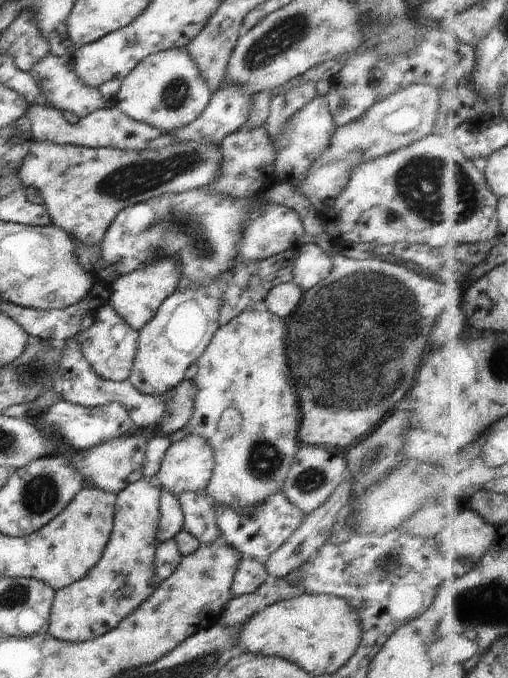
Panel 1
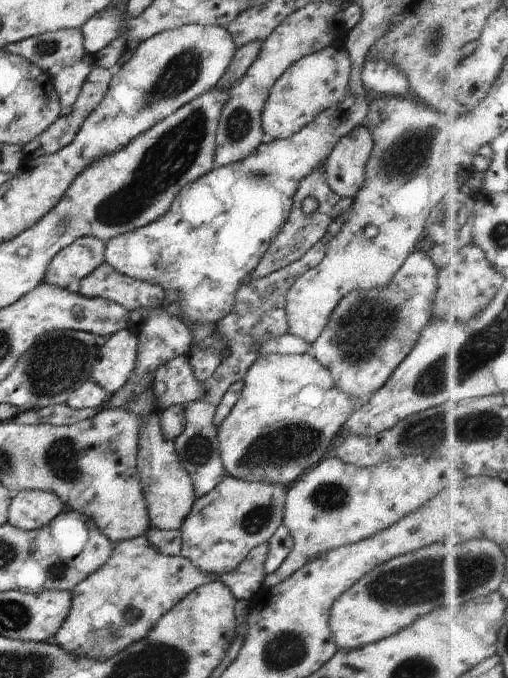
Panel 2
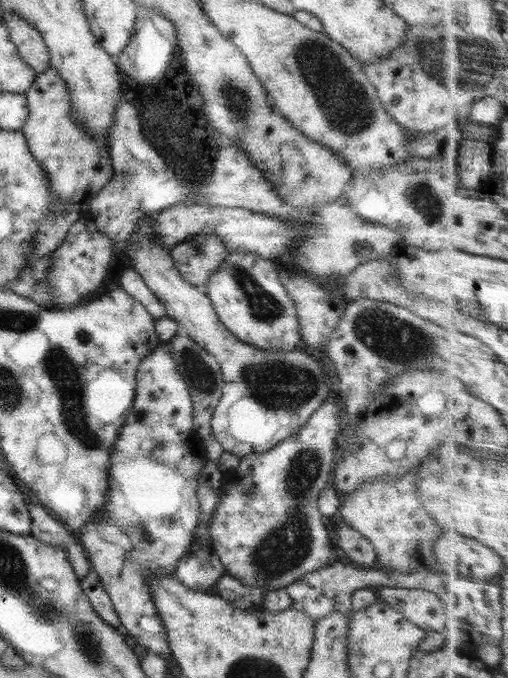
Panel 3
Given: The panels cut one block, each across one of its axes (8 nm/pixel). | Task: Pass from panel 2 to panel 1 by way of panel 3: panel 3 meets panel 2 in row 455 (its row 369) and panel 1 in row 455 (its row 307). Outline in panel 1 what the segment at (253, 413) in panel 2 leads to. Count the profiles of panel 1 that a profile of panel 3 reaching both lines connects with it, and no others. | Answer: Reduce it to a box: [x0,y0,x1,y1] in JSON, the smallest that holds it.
[154,434,213,497]

